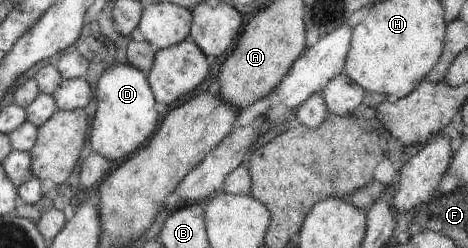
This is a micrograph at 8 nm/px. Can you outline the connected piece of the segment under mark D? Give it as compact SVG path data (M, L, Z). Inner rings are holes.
M128 63L113 64L100 74L94 84L96 109L90 120L91 152L82 160L78 182L80 188L98 184L114 164L123 161L136 152L151 136L156 128L158 114L154 111L154 97L150 92L144 71Z

